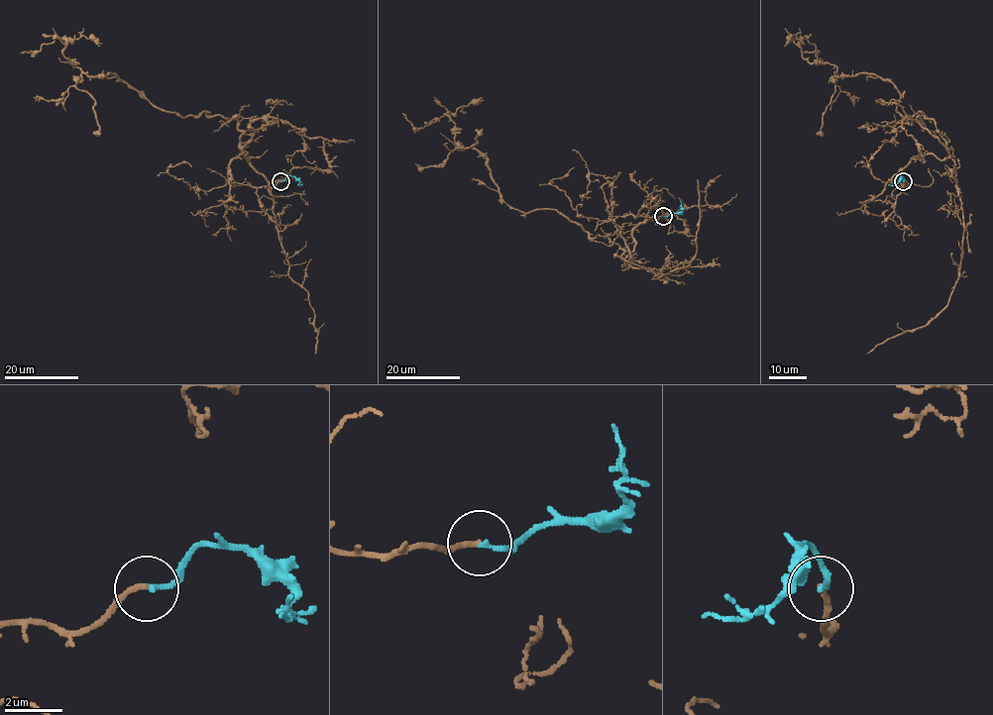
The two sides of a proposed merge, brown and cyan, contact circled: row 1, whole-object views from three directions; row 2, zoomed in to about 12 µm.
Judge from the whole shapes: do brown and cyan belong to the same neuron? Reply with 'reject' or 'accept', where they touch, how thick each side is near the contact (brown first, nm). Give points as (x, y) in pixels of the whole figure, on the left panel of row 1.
accept | (280, 181) | 180/170 nm

